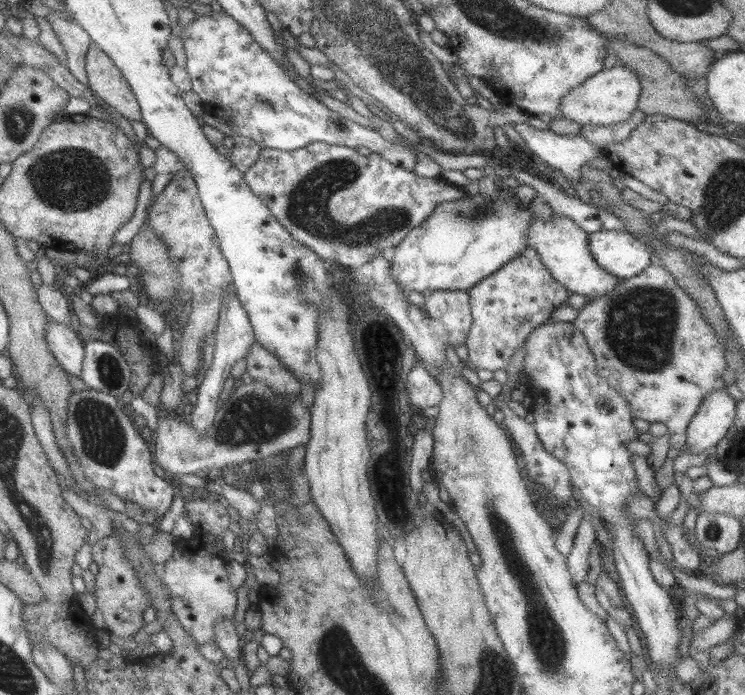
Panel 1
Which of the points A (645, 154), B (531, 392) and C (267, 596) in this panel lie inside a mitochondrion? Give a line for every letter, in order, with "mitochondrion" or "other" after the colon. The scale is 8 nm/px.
A: other
B: other
C: other

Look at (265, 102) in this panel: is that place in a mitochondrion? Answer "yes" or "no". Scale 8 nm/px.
yes

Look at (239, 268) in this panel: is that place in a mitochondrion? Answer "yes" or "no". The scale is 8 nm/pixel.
no

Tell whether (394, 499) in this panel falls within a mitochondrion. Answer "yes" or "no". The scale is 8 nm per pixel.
no

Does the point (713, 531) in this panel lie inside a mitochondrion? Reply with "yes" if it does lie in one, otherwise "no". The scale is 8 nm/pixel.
yes

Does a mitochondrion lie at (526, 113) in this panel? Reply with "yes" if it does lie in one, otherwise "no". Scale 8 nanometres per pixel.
no

